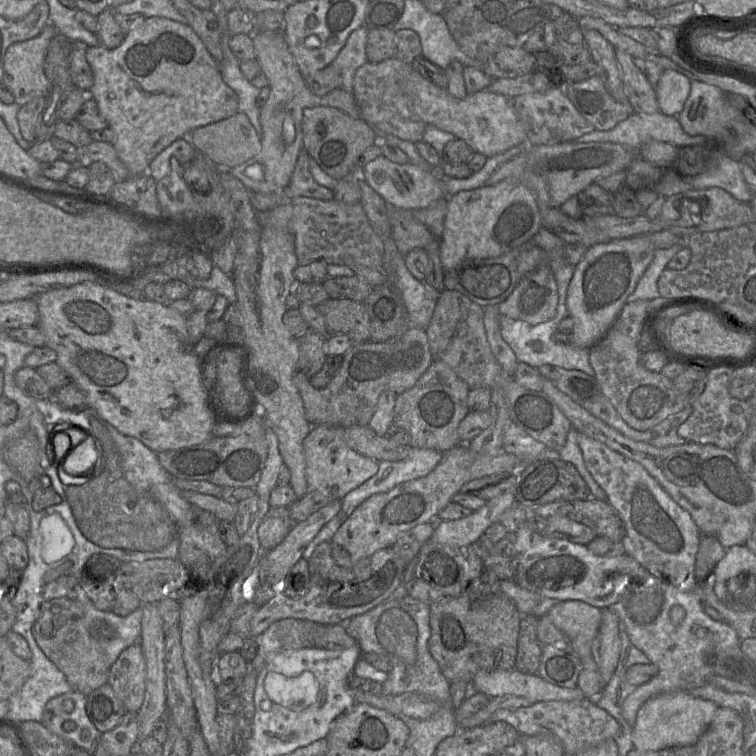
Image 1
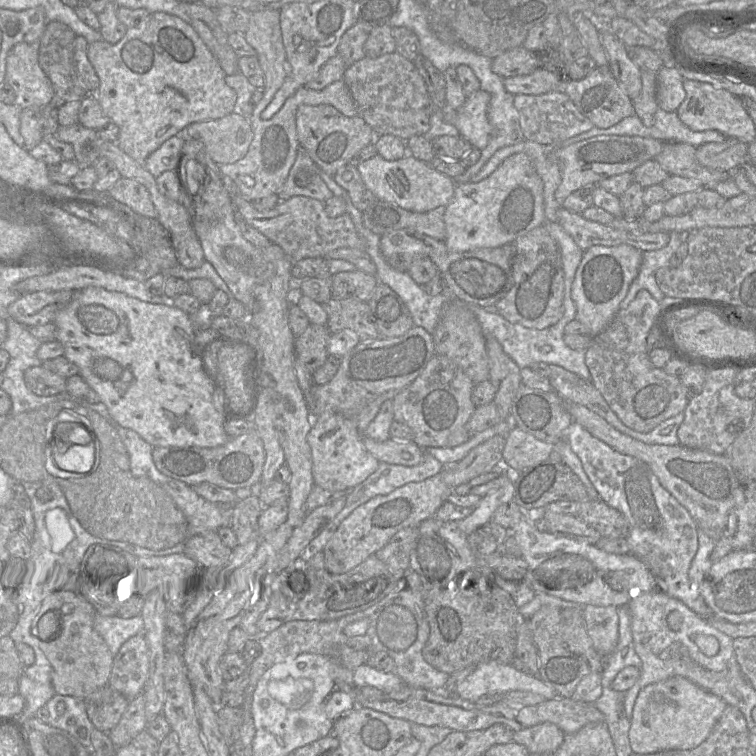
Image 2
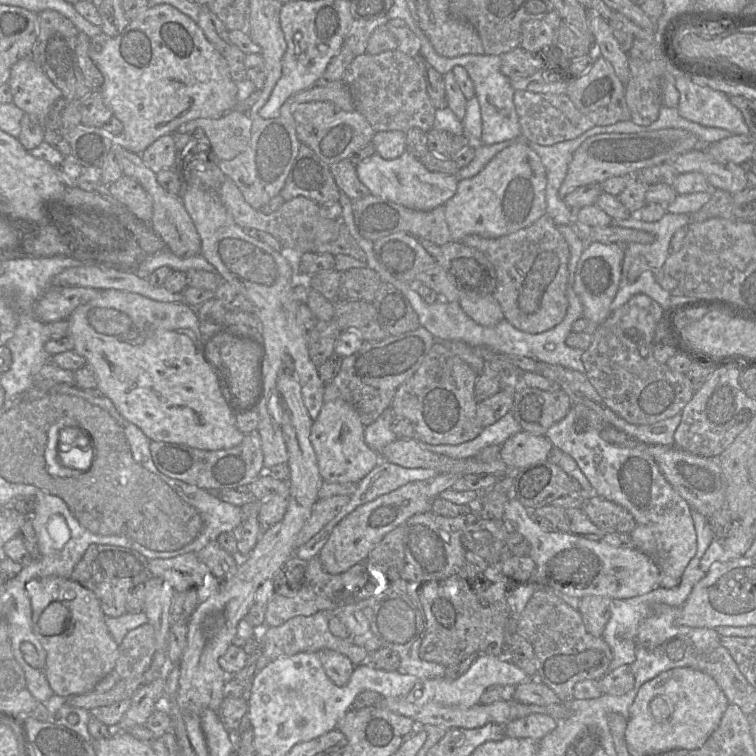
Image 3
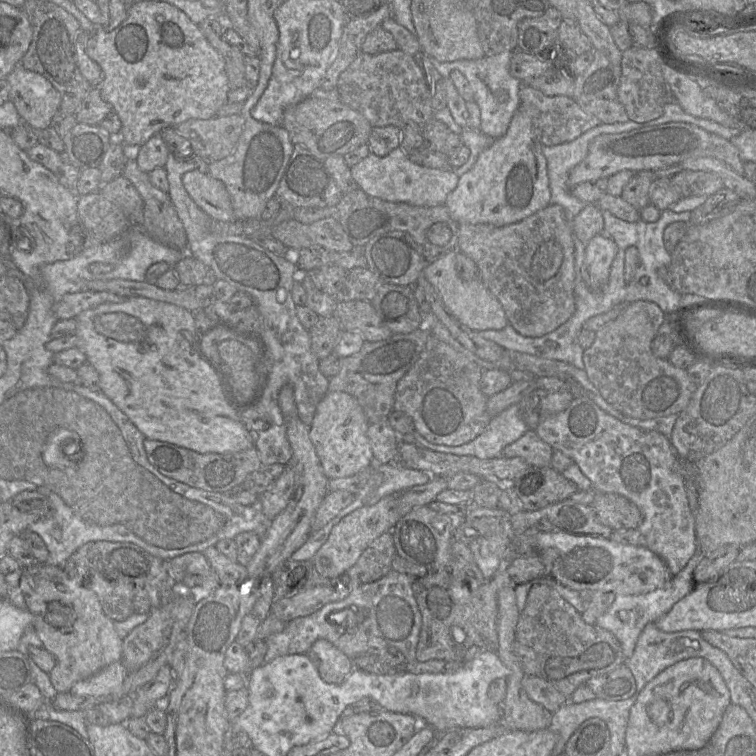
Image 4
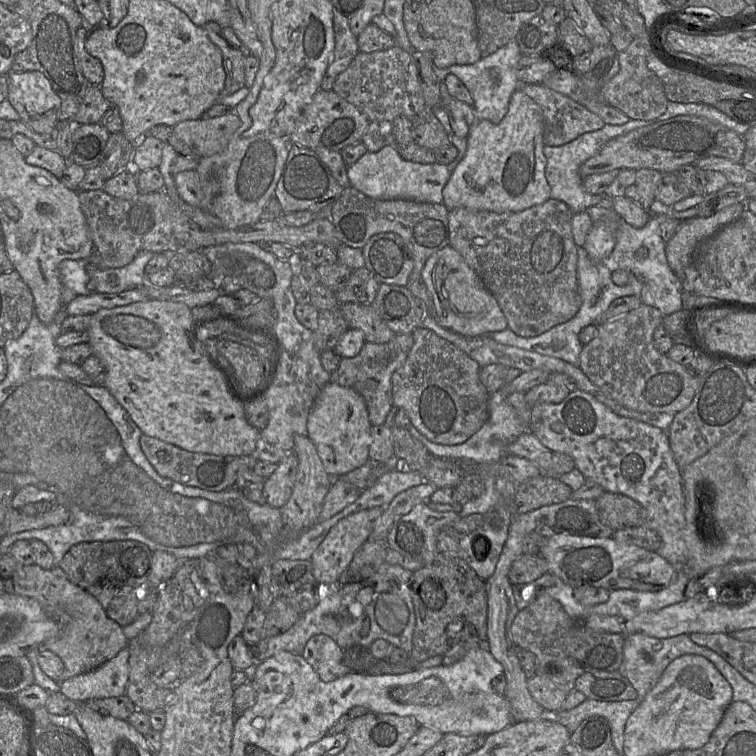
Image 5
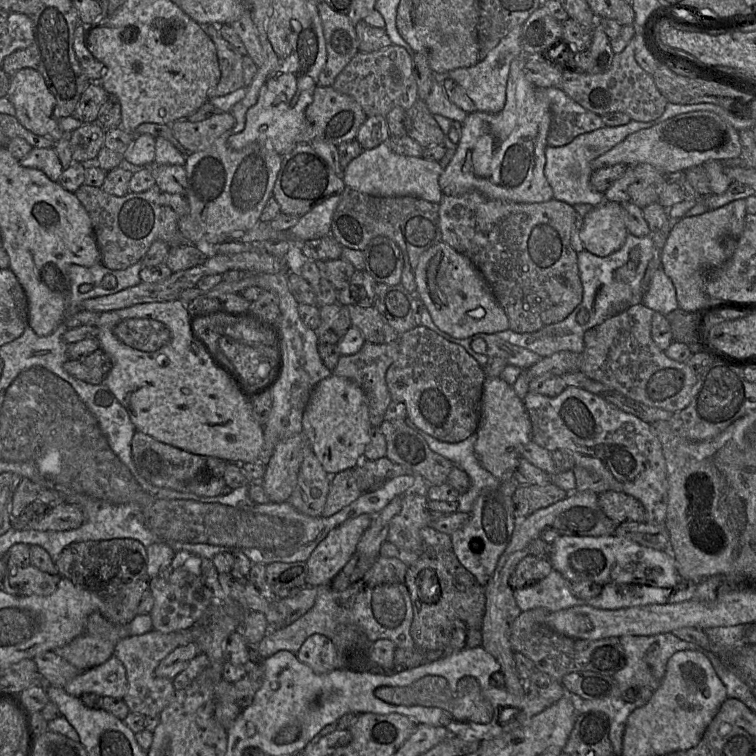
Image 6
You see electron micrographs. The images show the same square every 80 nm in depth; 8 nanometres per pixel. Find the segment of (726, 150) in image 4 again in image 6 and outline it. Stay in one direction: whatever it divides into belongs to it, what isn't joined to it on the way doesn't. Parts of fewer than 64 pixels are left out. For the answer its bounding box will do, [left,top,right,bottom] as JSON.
[591,111,741,174]

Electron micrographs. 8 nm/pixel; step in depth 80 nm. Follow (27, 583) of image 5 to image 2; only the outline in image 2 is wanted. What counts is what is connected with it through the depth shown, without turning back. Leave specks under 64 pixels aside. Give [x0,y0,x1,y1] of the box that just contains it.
[31,589,114,698]

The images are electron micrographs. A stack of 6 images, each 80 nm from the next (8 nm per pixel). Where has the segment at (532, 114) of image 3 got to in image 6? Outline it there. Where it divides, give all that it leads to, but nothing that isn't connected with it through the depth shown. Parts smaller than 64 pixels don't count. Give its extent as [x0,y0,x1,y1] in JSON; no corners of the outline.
[537,88,605,146]

